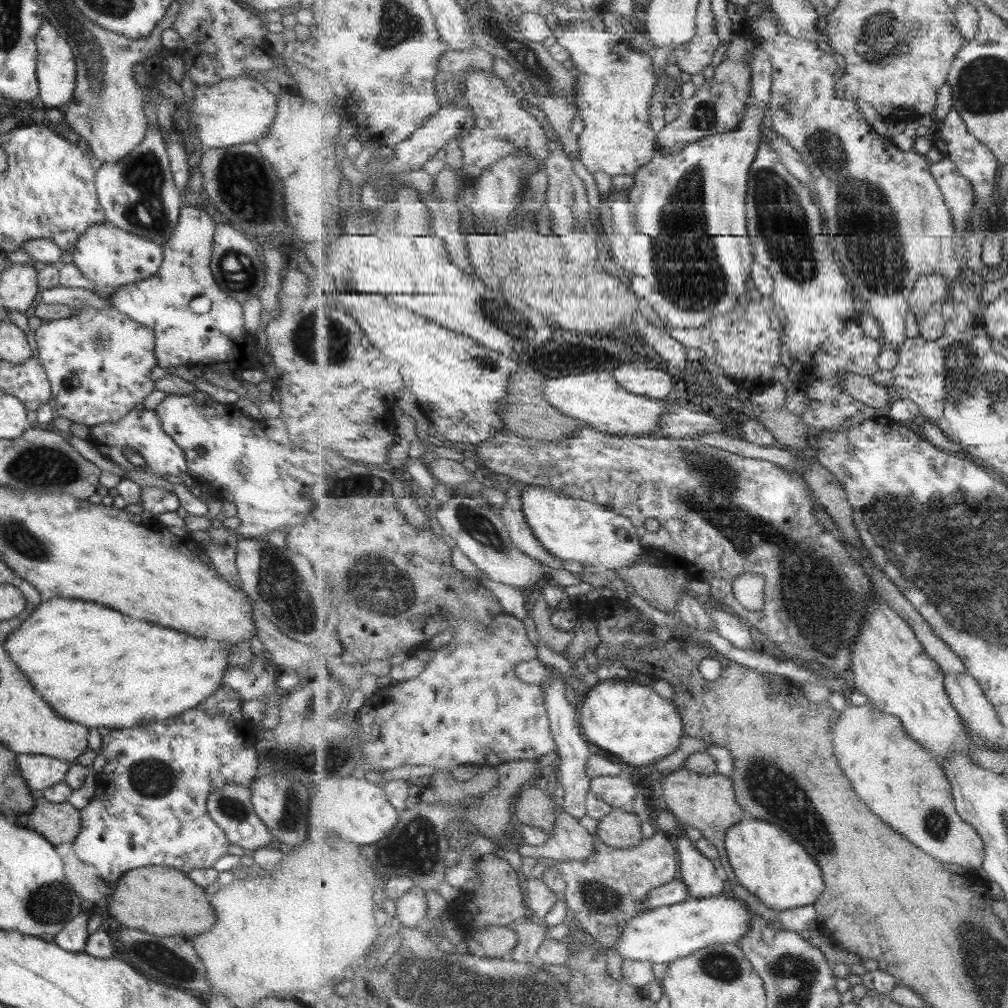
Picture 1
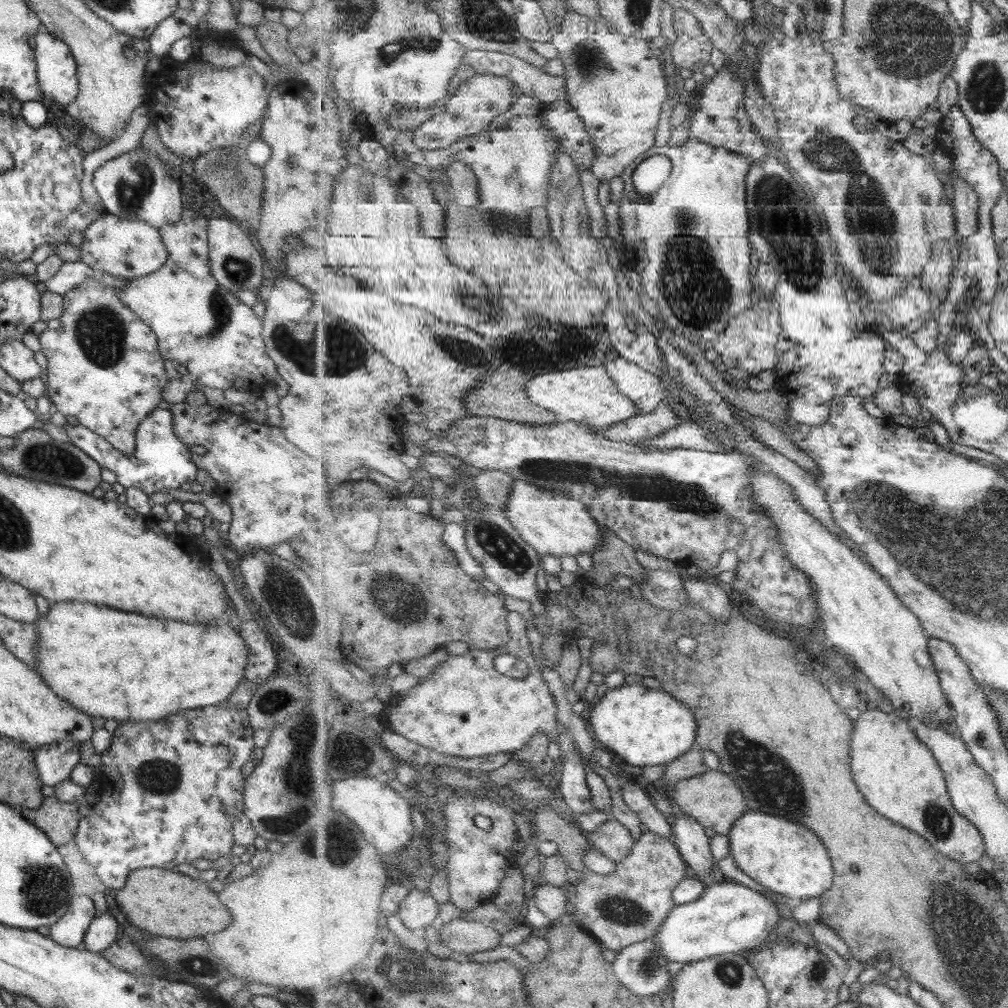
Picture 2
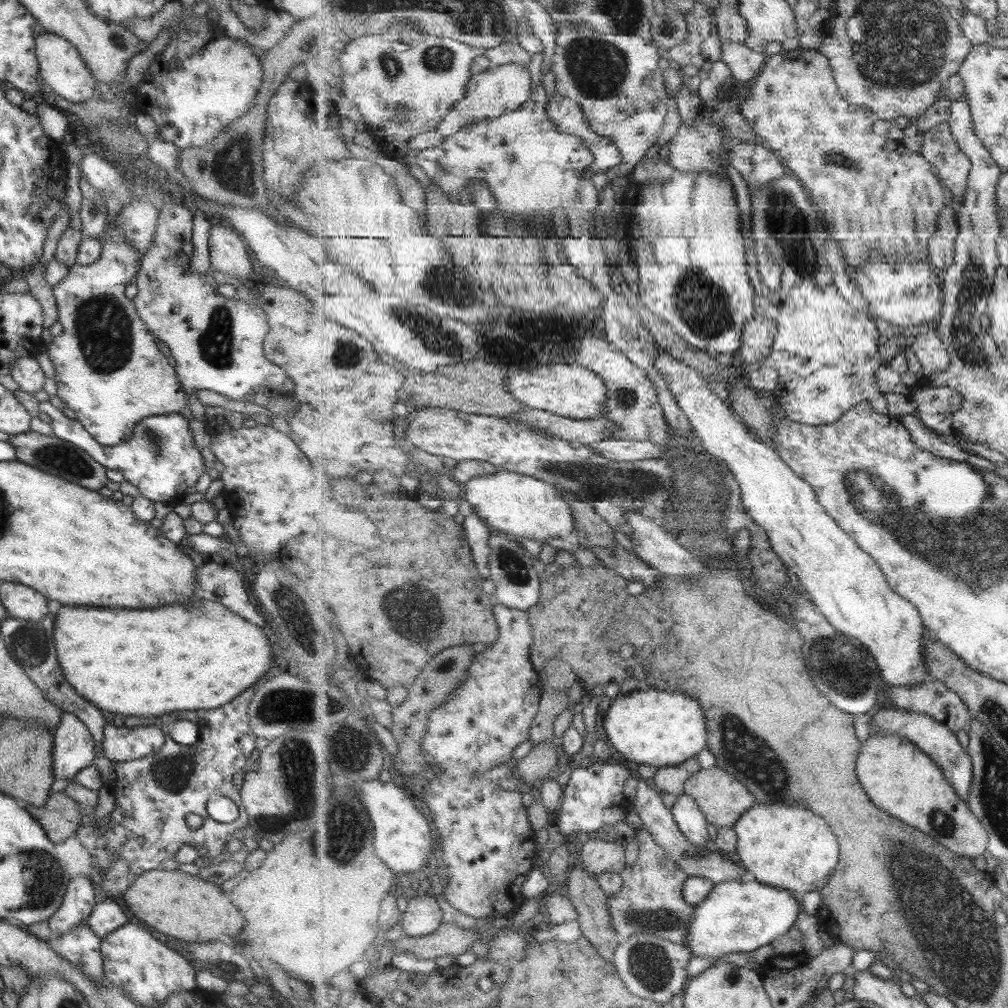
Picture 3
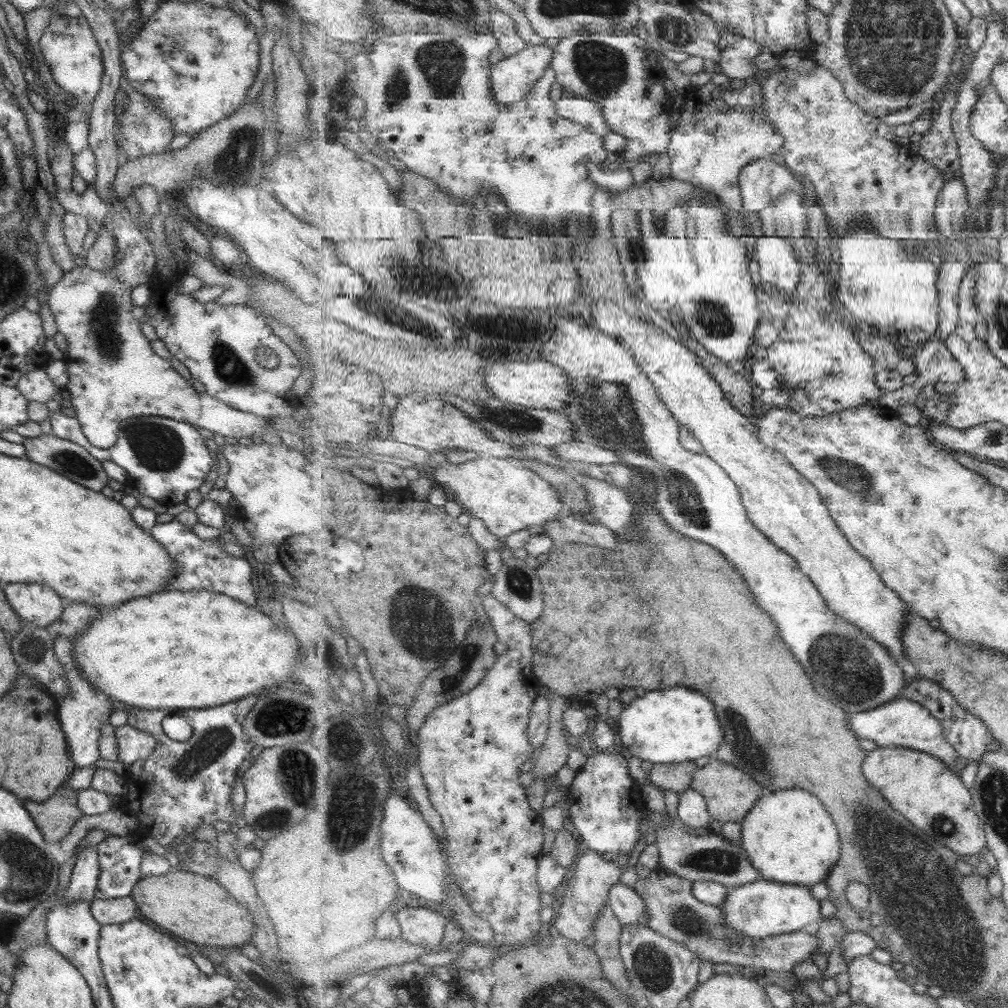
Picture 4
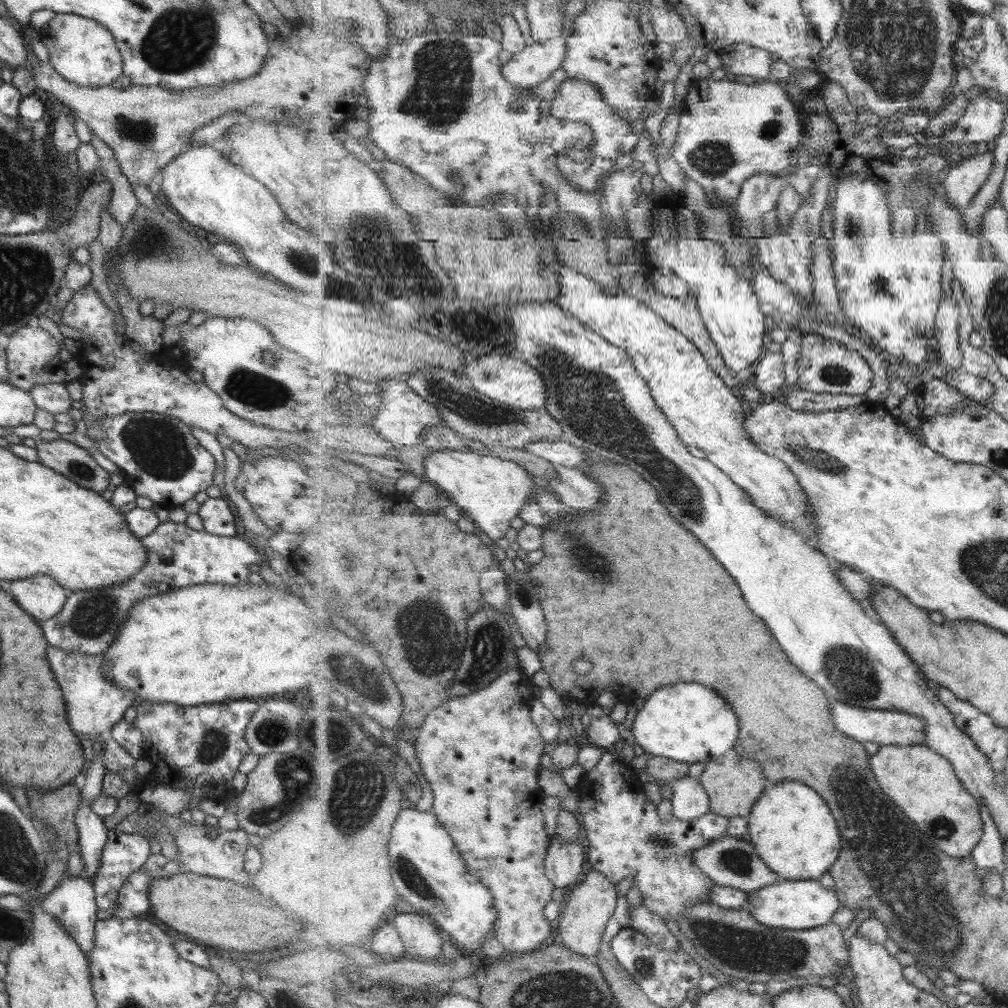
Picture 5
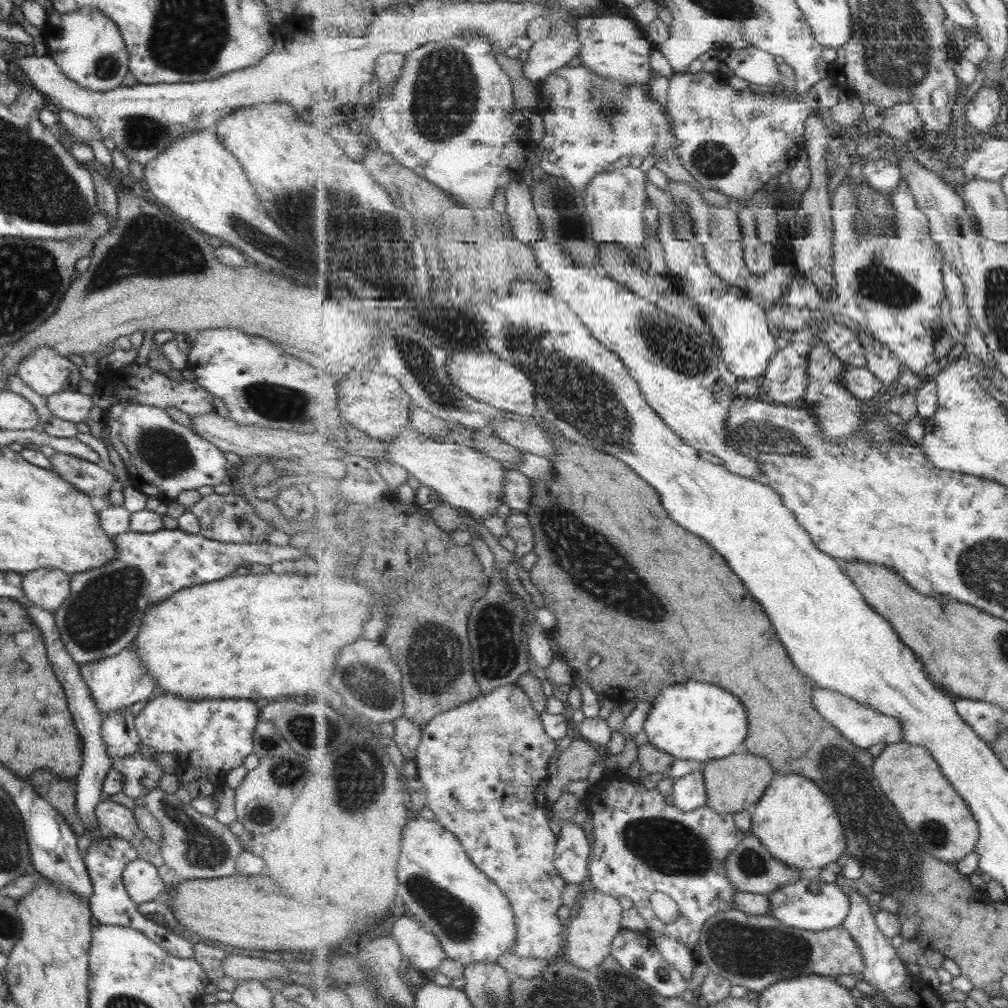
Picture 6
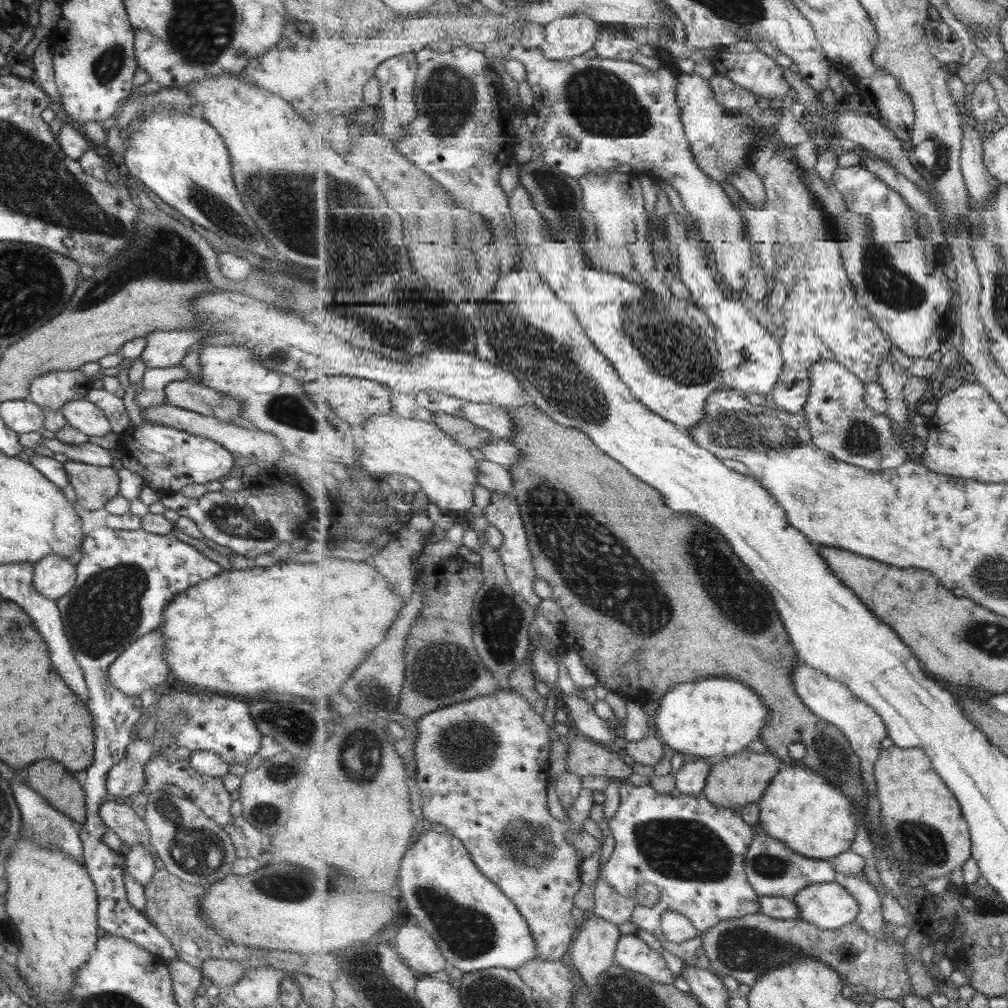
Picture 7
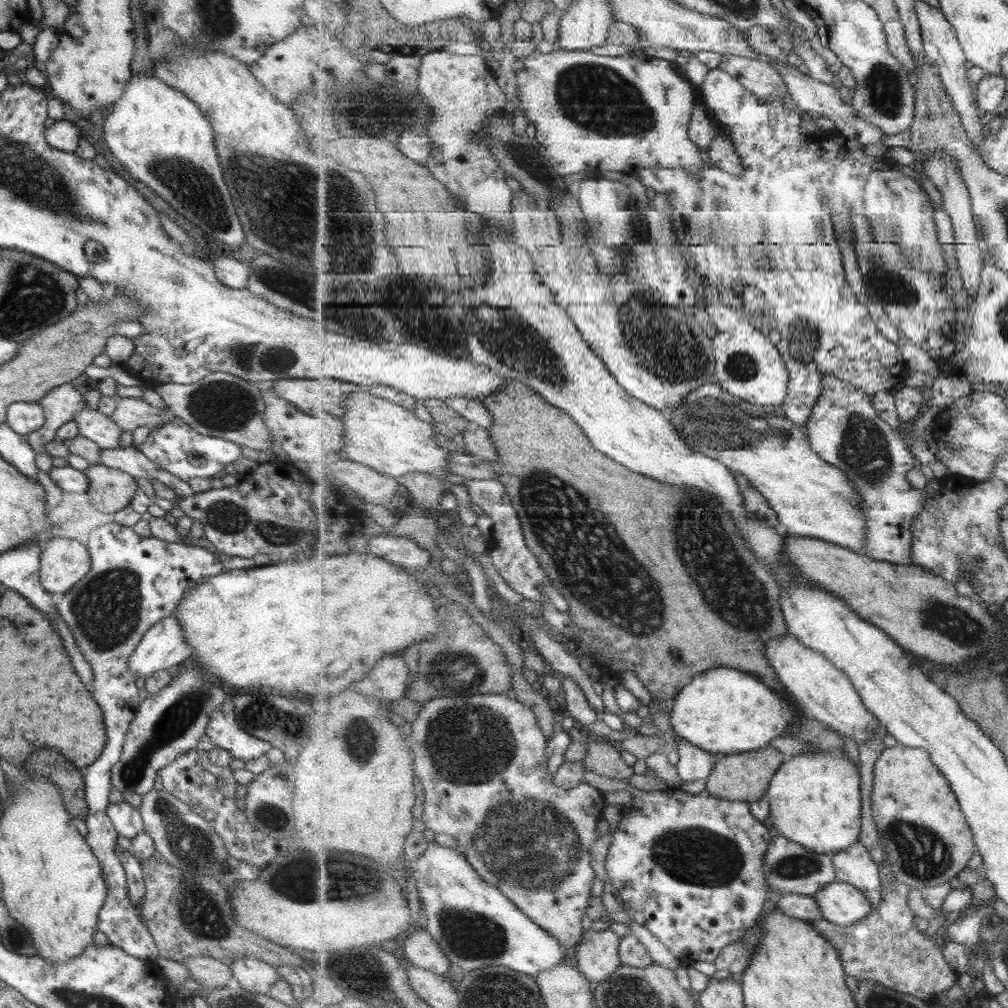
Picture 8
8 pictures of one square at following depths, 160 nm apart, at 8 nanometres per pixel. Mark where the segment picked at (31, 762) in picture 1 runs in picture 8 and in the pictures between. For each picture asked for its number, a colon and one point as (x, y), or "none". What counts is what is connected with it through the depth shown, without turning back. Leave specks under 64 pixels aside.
2: (53, 763)
3: (72, 745)
4: (80, 714)
5: (93, 705)
6: (115, 682)
7: (140, 667)
8: (162, 646)

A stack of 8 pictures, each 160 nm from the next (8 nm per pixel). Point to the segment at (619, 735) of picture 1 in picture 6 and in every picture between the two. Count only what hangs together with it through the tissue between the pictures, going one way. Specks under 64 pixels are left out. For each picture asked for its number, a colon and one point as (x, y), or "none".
2: (644, 727)
3: (653, 727)
4: (676, 725)
5: (690, 723)
6: (695, 721)

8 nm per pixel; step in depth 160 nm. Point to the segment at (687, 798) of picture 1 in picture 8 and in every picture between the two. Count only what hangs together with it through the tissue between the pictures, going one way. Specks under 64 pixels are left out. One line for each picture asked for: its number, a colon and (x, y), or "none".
2: (713, 798)
3: (723, 798)
4: (730, 792)
5: (734, 785)
6: (736, 783)
7: (736, 781)
8: (746, 776)

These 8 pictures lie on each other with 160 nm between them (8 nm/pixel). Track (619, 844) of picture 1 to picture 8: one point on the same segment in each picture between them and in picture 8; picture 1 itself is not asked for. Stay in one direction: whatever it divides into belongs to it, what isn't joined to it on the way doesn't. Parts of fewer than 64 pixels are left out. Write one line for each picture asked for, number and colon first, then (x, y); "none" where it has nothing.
2: (612, 838)
3: (598, 856)
4: (587, 893)
5: (590, 905)
6: (590, 935)
7: (593, 951)
8: (597, 955)

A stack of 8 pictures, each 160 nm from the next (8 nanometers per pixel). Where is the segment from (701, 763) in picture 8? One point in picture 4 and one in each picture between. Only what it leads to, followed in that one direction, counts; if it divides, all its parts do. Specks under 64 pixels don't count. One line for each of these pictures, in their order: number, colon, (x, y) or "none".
4: (692, 809)
5: (690, 800)
6: (690, 793)
7: (691, 779)

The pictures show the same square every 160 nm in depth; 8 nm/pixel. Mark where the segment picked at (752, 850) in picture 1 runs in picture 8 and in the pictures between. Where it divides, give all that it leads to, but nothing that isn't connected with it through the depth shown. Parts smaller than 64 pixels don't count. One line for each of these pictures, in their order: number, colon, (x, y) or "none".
2: (783, 856)
3: (789, 847)
4: (790, 837)
5: (792, 828)
6: (796, 820)
7: (802, 808)
8: (815, 799)

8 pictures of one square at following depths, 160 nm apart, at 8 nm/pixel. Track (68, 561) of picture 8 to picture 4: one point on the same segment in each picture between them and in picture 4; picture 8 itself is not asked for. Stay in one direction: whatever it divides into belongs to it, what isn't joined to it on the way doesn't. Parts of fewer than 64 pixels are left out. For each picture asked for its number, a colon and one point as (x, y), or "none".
4: (38, 604)
5: (40, 597)
6: (46, 588)
7: (53, 577)

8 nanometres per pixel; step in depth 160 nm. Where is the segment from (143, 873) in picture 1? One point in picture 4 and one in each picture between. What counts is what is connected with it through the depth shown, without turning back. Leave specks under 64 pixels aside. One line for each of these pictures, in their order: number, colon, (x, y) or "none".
2: (160, 901)
3: (176, 904)
4: (191, 906)

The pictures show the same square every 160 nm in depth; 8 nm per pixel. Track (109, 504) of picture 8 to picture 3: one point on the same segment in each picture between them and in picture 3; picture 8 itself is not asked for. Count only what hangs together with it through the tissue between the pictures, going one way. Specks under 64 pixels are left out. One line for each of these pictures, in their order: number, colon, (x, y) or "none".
3: (53, 456)
4: (66, 458)
5: (74, 463)
6: (90, 478)
7: (93, 485)

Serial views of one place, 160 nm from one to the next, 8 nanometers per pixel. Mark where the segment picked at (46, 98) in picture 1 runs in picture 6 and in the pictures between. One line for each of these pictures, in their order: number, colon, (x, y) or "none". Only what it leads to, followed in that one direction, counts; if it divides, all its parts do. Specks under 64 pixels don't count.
2: (56, 72)
3: (59, 65)
4: (71, 53)
5: (81, 51)
6: (87, 47)

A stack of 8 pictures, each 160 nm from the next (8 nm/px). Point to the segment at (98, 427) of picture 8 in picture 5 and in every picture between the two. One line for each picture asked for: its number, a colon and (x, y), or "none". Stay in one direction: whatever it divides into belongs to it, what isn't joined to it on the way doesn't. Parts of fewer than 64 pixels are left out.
5: (51, 397)
6: (71, 406)
7: (81, 414)

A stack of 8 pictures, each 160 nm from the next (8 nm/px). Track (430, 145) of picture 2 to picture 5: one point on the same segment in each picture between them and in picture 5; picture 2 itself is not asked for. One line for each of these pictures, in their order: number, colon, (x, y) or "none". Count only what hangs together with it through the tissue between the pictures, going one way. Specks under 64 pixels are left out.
3: (501, 89)
4: (513, 77)
5: (535, 64)

